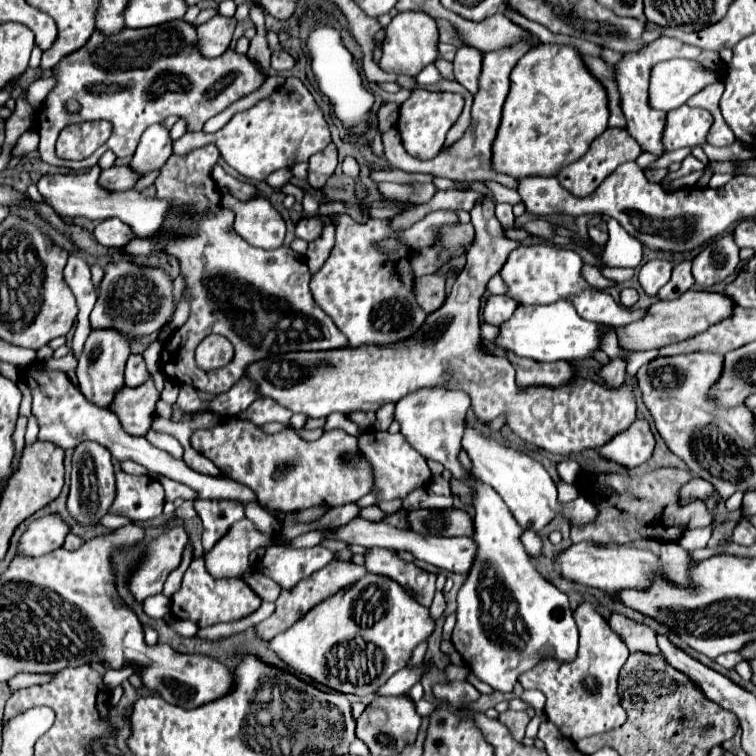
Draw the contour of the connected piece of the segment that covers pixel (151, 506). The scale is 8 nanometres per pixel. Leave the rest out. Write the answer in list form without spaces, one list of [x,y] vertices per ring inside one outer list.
[[[116,472],[116,498],[110,514],[122,514],[132,522],[146,522],[162,514],[164,488],[148,476],[132,476]]]

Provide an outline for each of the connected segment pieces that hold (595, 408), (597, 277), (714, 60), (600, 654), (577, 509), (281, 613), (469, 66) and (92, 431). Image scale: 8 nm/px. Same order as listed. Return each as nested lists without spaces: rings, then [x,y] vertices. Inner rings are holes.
[[[484,196],[472,208],[470,214],[476,240],[466,252],[466,266],[444,304],[430,312],[410,338],[384,346],[366,344],[324,352],[278,354],[252,364],[246,376],[258,382],[264,396],[274,398],[292,412],[308,414],[310,418],[326,418],[332,412],[378,412],[384,404],[396,404],[422,388],[452,388],[470,396],[470,408],[480,422],[492,422],[504,416],[506,426],[518,438],[546,452],[570,456],[604,446],[636,420],[636,402],[630,386],[608,390],[592,378],[572,378],[558,388],[520,388],[512,364],[504,356],[494,356],[482,348],[478,318],[480,298],[486,290],[486,282],[500,272],[508,252],[518,246],[516,240],[504,234],[494,206],[496,202]]]
[[[596,266],[584,268],[584,276],[588,276],[588,282],[590,282],[594,288],[598,288],[598,290],[606,290],[606,288],[610,288],[610,286],[616,286],[616,282],[610,280],[610,278],[604,278],[602,272],[600,272]]]
[[[664,38],[662,40],[654,40],[650,44],[646,44],[644,48],[636,50],[636,52],[628,52],[622,56],[620,62],[614,64],[614,80],[618,84],[618,92],[620,92],[620,102],[622,102],[622,112],[626,116],[626,130],[632,138],[636,138],[636,142],[642,146],[644,152],[652,152],[652,154],[664,154],[664,146],[662,146],[662,130],[664,130],[664,120],[666,120],[666,112],[654,110],[648,104],[648,78],[650,78],[650,70],[654,64],[662,62],[662,60],[670,60],[670,58],[686,58],[686,60],[694,60],[698,64],[702,64],[706,70],[714,72],[720,82],[724,82],[726,78],[726,68],[728,64],[720,58],[718,52],[712,50],[702,50],[690,44],[684,44],[680,40],[674,38]]]
[[[582,604],[574,612],[580,630],[580,650],[572,664],[558,660],[544,660],[532,672],[520,676],[520,684],[526,690],[540,690],[546,696],[546,716],[558,726],[560,734],[570,742],[578,742],[586,736],[602,734],[618,728],[626,720],[626,712],[620,706],[618,696],[618,672],[628,660],[626,644],[610,630],[592,604]]]
[[[466,428],[464,432],[464,438],[462,438],[462,448],[470,454],[472,458],[472,474],[484,482],[484,484],[490,484],[500,496],[502,500],[506,502],[506,506],[512,510],[514,518],[518,520],[518,524],[524,528],[524,530],[542,530],[544,526],[548,526],[554,518],[562,516],[566,518],[570,524],[574,526],[586,526],[586,524],[592,524],[598,516],[600,516],[600,510],[592,504],[590,498],[586,496],[580,496],[576,498],[574,502],[568,502],[568,504],[562,504],[558,500],[558,492],[556,492],[556,484],[554,480],[550,478],[550,474],[546,472],[546,468],[536,462],[534,458],[518,452],[518,450],[512,450],[512,448],[506,448],[502,444],[498,444],[496,440],[488,440],[484,438],[478,430],[474,428]]]
[[[332,560],[332,562],[330,562],[328,566],[324,566],[322,570],[318,570],[318,572],[314,572],[312,576],[300,580],[294,588],[282,590],[280,596],[278,596],[278,600],[276,600],[276,610],[274,610],[274,614],[272,614],[270,618],[266,618],[264,622],[260,622],[260,624],[256,626],[256,632],[258,632],[262,638],[266,638],[266,640],[274,638],[276,634],[280,634],[280,632],[284,632],[286,628],[290,628],[290,626],[292,626],[300,616],[304,616],[312,606],[316,606],[316,604],[322,602],[324,598],[332,596],[332,594],[338,592],[340,588],[354,584],[354,582],[360,580],[364,574],[366,574],[366,568],[360,566],[360,564],[354,564],[352,560],[348,560],[348,562],[346,562],[346,560]]]
[[[462,46],[454,57],[454,78],[472,94],[476,94],[476,88],[478,88],[478,76],[482,68],[483,55],[472,46]]]
[[[28,366],[22,372],[22,382],[28,386],[30,394],[32,394],[32,414],[38,420],[40,432],[38,432],[38,440],[40,442],[52,442],[60,448],[74,448],[80,440],[96,440],[98,444],[108,446],[108,450],[112,452],[112,456],[120,462],[124,460],[134,460],[142,466],[146,466],[150,472],[162,474],[166,478],[172,478],[176,482],[182,482],[186,486],[190,486],[196,494],[198,500],[230,500],[230,502],[240,502],[242,506],[248,504],[258,504],[266,514],[270,514],[272,518],[280,518],[280,516],[290,516],[294,512],[282,512],[282,510],[272,510],[268,506],[262,506],[258,502],[258,496],[244,484],[238,484],[236,480],[220,474],[220,476],[208,476],[208,474],[200,474],[194,472],[184,460],[174,458],[172,454],[152,446],[144,436],[132,436],[128,434],[118,416],[114,412],[110,412],[108,408],[98,408],[96,404],[88,402],[70,382],[70,378],[62,372],[62,370],[38,370]]]

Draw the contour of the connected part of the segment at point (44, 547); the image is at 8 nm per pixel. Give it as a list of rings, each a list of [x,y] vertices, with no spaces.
[[[58,514],[42,516],[34,520],[28,526],[28,530],[22,534],[18,552],[28,556],[44,556],[60,548],[68,534],[70,534],[70,526]]]

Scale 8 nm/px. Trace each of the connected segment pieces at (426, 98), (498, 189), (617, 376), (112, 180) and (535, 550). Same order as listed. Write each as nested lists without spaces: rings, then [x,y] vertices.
[[[424,88],[412,90],[410,98],[400,106],[400,116],[398,116],[398,132],[402,138],[402,144],[406,152],[414,158],[420,160],[430,160],[434,158],[444,144],[444,138],[448,130],[454,126],[458,116],[462,114],[464,108],[464,98],[454,92],[430,92]]]
[[[484,182],[488,186],[488,190],[492,192],[494,200],[496,202],[508,202],[508,204],[518,204],[520,202],[520,196],[516,190],[500,184],[500,182]]]
[[[612,360],[610,364],[606,364],[600,374],[605,382],[611,386],[620,386],[624,380],[624,372],[626,372],[626,364],[622,360]]]
[[[112,166],[100,172],[98,184],[108,192],[126,192],[136,184],[138,176],[128,166]]]
[[[524,532],[524,534],[520,536],[520,540],[522,540],[522,544],[524,544],[524,548],[526,548],[526,552],[528,552],[530,556],[540,556],[542,540],[540,540],[534,532]]]

